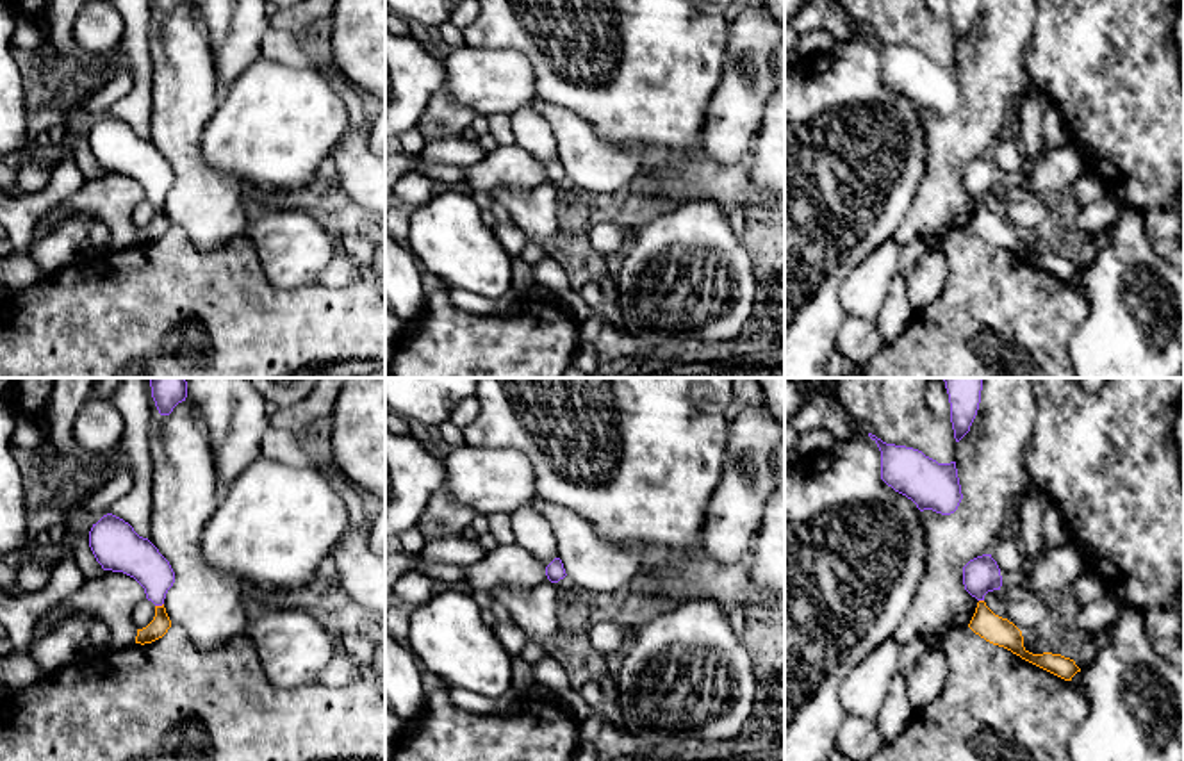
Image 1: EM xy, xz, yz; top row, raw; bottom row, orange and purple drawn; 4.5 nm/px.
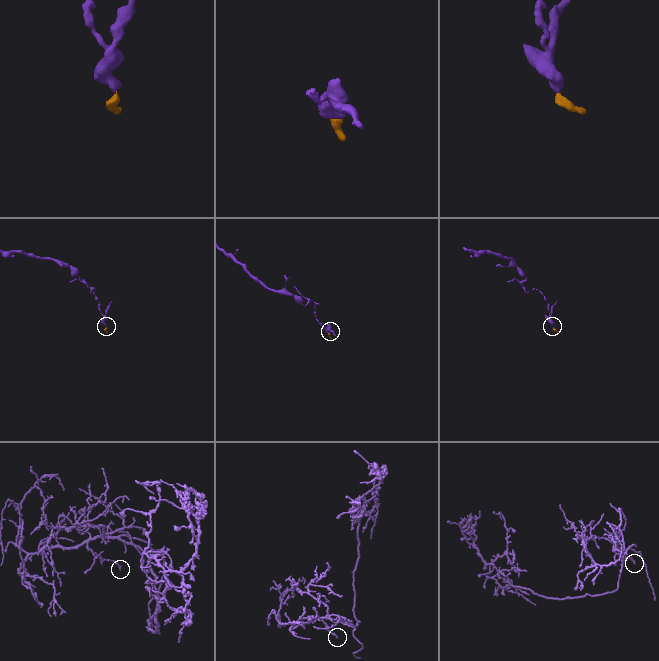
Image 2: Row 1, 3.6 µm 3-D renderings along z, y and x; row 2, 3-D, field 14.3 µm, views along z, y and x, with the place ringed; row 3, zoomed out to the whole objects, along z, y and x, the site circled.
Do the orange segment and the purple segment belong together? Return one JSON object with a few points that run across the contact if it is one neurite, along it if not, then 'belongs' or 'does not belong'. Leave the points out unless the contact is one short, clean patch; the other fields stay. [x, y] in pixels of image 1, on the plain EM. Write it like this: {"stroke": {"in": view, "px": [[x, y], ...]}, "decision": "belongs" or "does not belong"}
{"stroke": {"in": "xy", "px": [[157, 229], [159, 207], [156, 177], [136, 157]]}, "decision": "belongs"}

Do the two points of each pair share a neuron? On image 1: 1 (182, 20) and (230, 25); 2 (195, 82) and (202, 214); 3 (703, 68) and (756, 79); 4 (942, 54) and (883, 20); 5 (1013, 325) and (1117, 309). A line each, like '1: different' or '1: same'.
1: different
2: same
3: different
4: same
5: different

